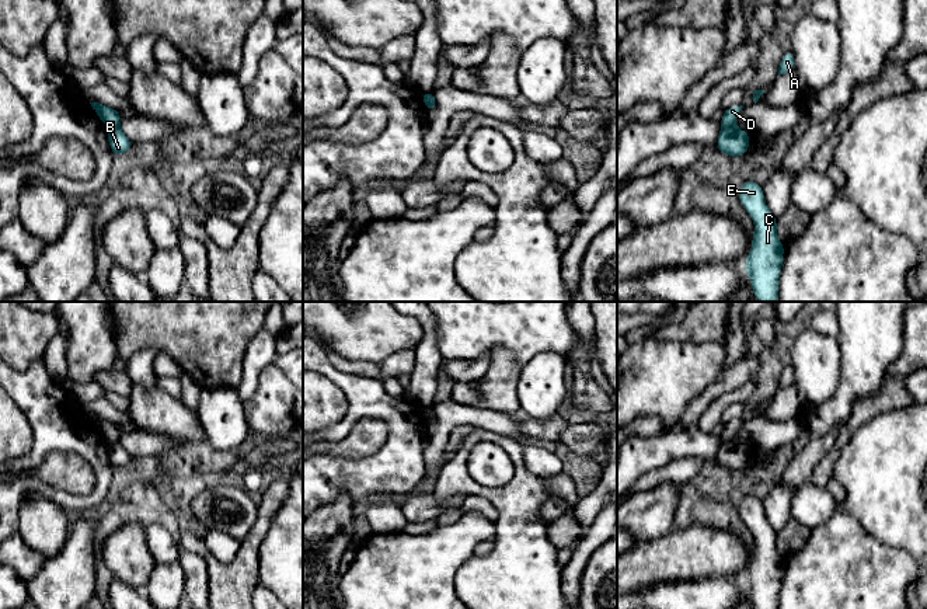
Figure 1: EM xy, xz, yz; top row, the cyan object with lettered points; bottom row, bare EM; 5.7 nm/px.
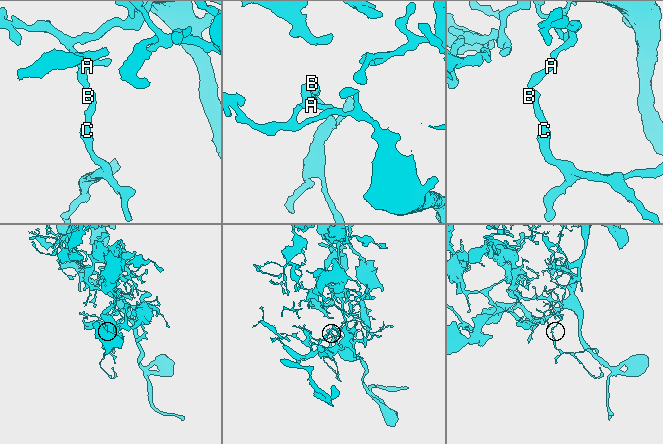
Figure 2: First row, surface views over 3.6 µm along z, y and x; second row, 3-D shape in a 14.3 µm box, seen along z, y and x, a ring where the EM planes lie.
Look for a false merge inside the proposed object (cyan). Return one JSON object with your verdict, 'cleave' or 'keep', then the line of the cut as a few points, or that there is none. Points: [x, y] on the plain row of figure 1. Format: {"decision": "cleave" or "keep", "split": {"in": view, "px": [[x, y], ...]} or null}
{"decision": "cleave", "split": {"in": "yz", "px": [[734, 438], [722, 442]]}}

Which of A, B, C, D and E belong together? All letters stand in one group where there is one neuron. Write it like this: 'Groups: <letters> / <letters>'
Groups: A D / B C E

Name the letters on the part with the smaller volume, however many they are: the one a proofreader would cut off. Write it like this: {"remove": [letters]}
{"remove": ["B", "C", "E"]}

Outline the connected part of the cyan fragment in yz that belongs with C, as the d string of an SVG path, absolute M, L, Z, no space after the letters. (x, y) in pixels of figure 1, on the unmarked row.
M746 494L738 511L755 537L752 563L745 575L753 609L778 609L784 558L777 551L777 532L766 519L763 502Z

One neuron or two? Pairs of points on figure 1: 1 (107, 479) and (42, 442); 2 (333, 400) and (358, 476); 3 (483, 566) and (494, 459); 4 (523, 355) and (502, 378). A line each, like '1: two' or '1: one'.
1: one
2: two
3: two
4: two

